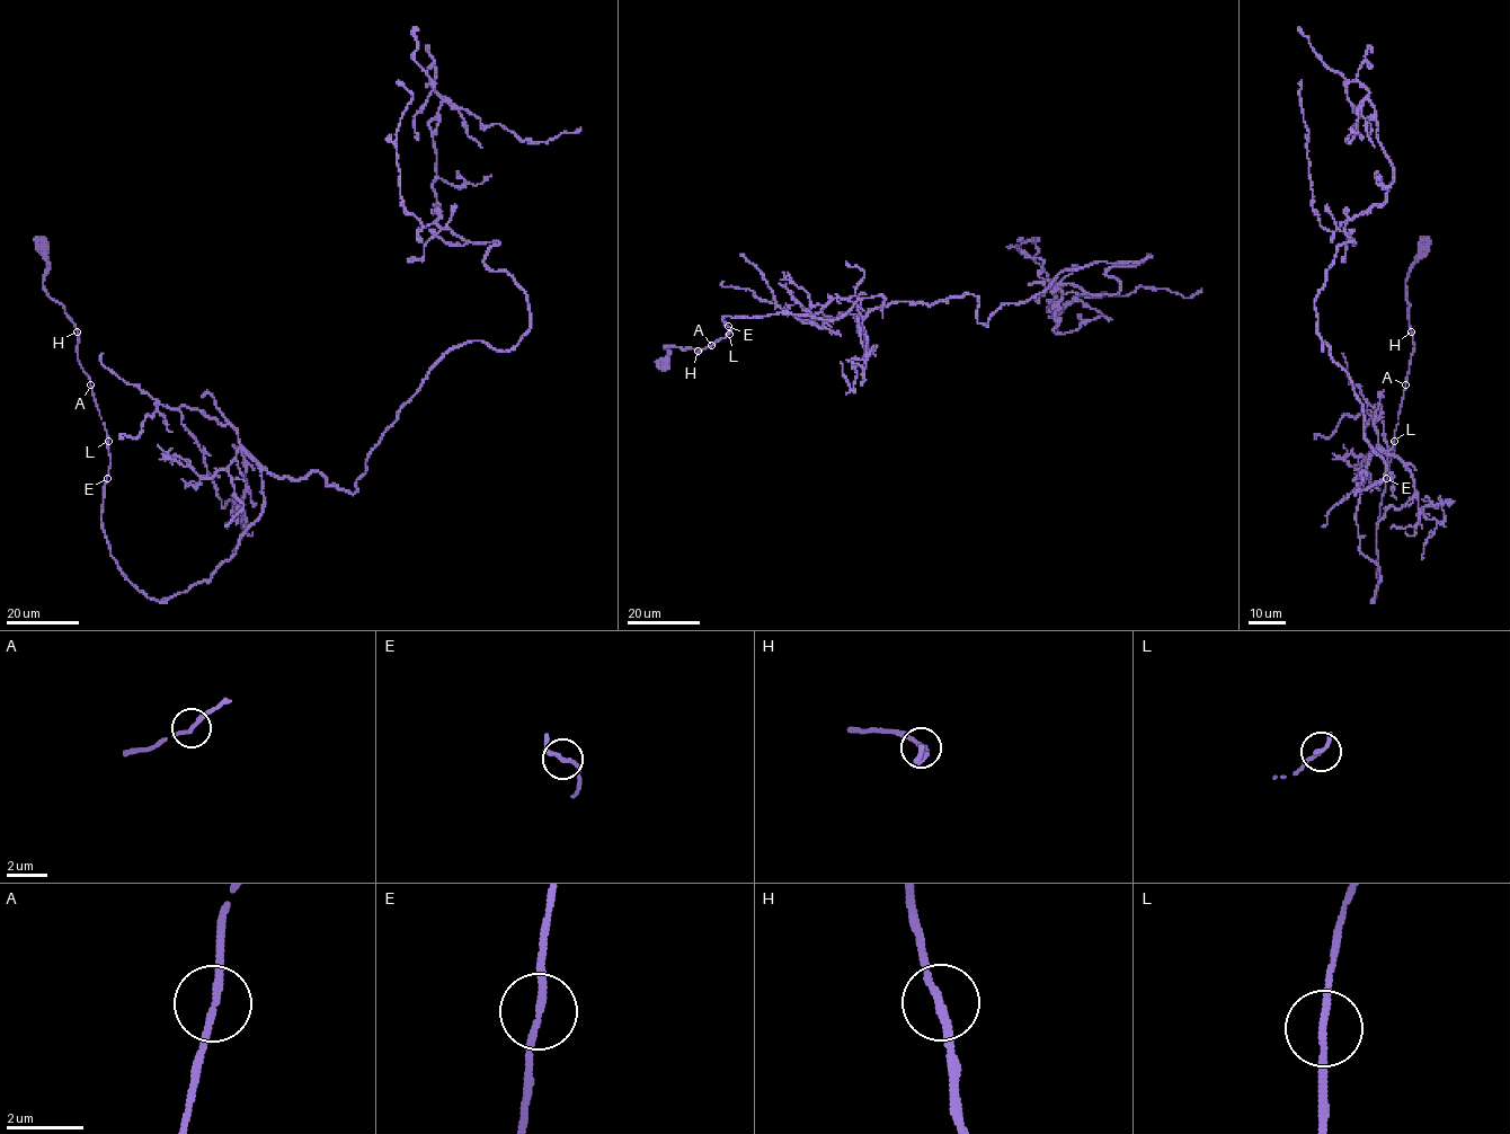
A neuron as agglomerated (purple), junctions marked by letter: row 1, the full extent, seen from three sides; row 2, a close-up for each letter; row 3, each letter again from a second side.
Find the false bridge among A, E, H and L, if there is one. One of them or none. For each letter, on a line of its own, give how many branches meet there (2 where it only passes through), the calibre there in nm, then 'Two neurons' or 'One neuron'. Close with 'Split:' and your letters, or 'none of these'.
A: Branches: 2. Thickness 170 nm. One neuron
E: Branches: 2. Thickness 180 nm. One neuron
H: Branches: 2. Thickness 190 nm. One neuron
L: Branches: 2. Thickness 150 nm. One neuron
Split: none of these

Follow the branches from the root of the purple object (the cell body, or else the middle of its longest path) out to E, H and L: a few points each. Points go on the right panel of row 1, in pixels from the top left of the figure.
E: (1423, 249), (1410, 267), (1405, 282), (1414, 351), (1386, 478)
H: (1423, 249), (1410, 267), (1405, 282), (1411, 330)
L: (1423, 249), (1410, 267), (1405, 282), (1414, 351), (1394, 441)

